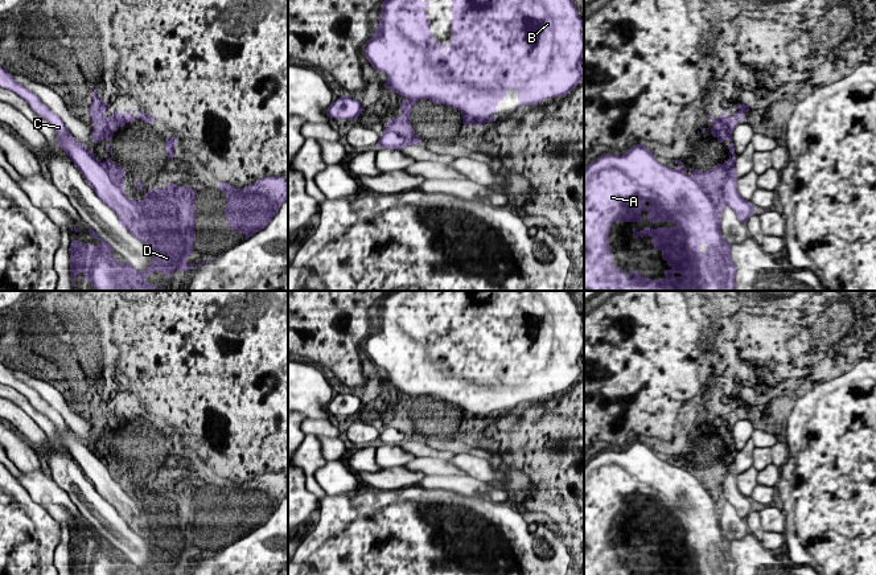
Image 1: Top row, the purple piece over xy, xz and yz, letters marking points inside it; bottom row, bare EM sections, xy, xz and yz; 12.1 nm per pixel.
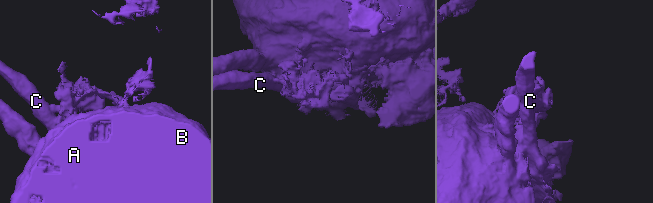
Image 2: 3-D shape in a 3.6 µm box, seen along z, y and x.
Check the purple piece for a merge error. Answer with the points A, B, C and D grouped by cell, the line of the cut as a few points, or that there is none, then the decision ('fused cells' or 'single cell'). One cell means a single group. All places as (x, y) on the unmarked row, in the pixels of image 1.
A B D / C | xy (98, 458), (109, 475), (126, 493) | fused cells

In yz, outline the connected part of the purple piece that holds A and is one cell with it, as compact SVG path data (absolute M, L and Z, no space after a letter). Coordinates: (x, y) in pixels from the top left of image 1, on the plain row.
M736 401L735 402L737 407L735 408L733 412L725 412L727 411L727 404L724 404L724 410L719 411L719 415L716 416L715 414L711 414L710 410L707 410L708 415L713 418L712 420L712 432L717 435L719 439L723 439L724 436L729 436L729 455L724 460L717 460L715 464L711 467L706 467L704 469L699 468L698 465L692 465L692 471L687 472L686 468L687 465L684 463L678 463L675 465L667 464L666 461L659 460L653 448L649 447L645 440L637 440L633 444L630 444L628 448L625 448L622 452L614 452L614 451L604 451L600 452L597 457L591 459L585 465L584 465L584 575L649 575L649 574L642 574L638 570L638 566L633 567L630 571L625 571L624 566L620 563L614 563L614 559L612 560L613 550L610 549L610 541L608 538L608 531L609 526L612 522L612 518L642 518L641 509L647 508L647 517L649 518L673 518L676 522L675 523L658 523L658 525L650 525L650 523L643 523L641 527L637 527L633 525L633 534L637 533L651 533L651 539L654 541L654 547L661 546L662 547L662 555L667 558L669 562L671 562L671 566L665 566L665 575L735 575L736 574L736 563L731 555L731 543L723 533L721 533L721 526L720 526L720 519L721 519L721 510L725 504L725 497L724 497L724 489L723 489L723 482L724 479L728 473L732 473L733 476L739 476L736 471L736 464L735 464L735 444L732 439L732 427L733 424L741 418L745 418L745 410L749 407L748 401Z

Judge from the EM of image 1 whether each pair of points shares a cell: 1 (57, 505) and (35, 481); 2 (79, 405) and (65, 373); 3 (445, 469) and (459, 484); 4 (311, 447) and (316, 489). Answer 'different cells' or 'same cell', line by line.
1: same cell
2: same cell
3: different cells
4: same cell

